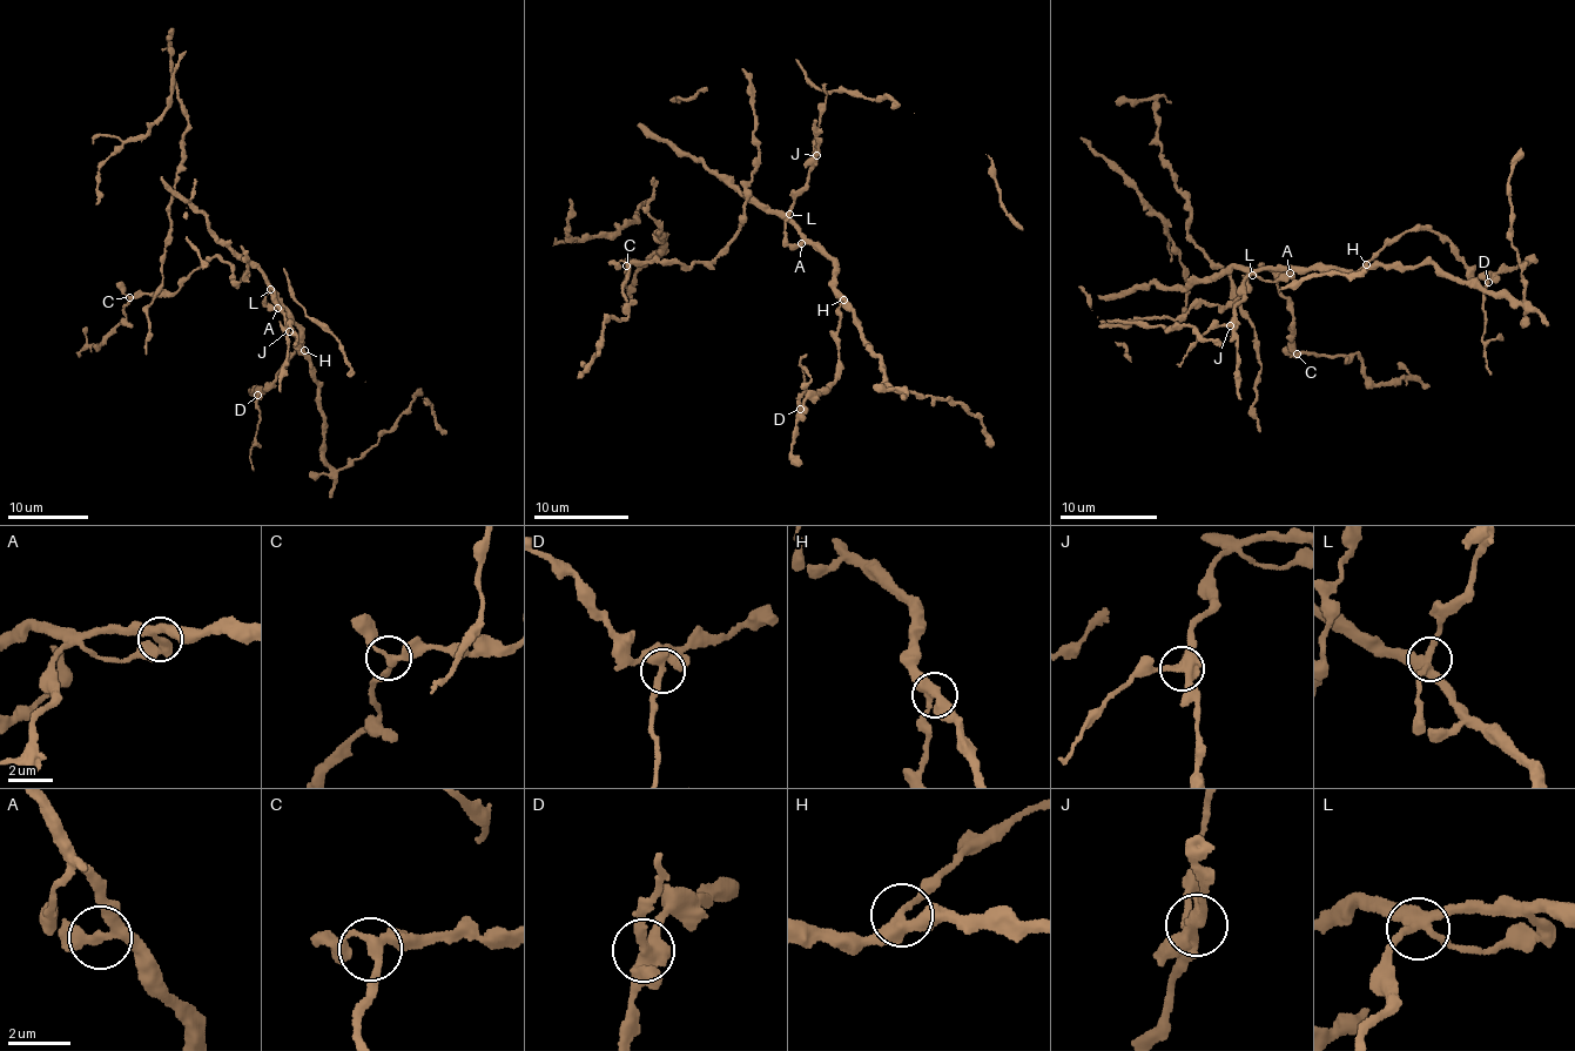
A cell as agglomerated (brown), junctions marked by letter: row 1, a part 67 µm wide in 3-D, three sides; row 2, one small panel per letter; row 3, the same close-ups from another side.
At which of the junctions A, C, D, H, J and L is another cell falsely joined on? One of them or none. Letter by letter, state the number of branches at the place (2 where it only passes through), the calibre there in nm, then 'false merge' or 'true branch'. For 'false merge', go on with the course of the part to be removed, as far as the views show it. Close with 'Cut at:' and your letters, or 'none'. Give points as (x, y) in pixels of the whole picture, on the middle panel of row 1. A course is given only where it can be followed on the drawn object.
A: 3 branches meet; 320 nm thick; true branch
C: 3 branches meet; 280 nm thick; true branch
D: 4 branches meet; 360 nm thick; false merge; foreign part runs (799, 408), (805, 366), (799, 359), (806, 355)
H: 3 branches meet; 360 nm thick; true branch
J: 4 branches meet; 400 nm thick; true branch
L: 4 branches meet; 360 nm thick; true branch
Cut at: D

